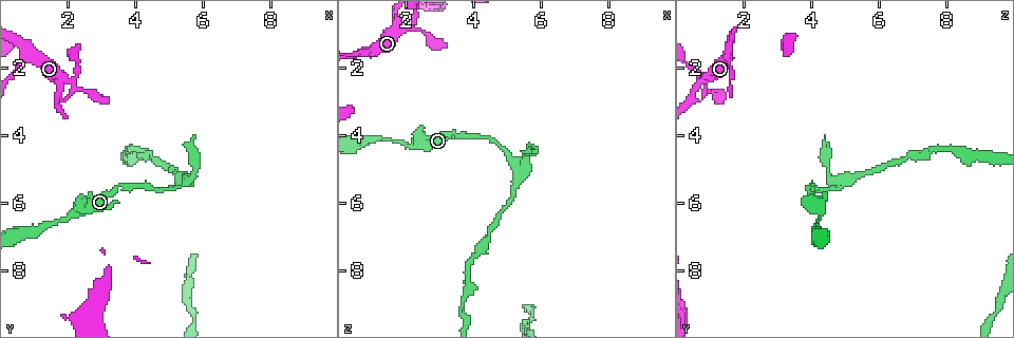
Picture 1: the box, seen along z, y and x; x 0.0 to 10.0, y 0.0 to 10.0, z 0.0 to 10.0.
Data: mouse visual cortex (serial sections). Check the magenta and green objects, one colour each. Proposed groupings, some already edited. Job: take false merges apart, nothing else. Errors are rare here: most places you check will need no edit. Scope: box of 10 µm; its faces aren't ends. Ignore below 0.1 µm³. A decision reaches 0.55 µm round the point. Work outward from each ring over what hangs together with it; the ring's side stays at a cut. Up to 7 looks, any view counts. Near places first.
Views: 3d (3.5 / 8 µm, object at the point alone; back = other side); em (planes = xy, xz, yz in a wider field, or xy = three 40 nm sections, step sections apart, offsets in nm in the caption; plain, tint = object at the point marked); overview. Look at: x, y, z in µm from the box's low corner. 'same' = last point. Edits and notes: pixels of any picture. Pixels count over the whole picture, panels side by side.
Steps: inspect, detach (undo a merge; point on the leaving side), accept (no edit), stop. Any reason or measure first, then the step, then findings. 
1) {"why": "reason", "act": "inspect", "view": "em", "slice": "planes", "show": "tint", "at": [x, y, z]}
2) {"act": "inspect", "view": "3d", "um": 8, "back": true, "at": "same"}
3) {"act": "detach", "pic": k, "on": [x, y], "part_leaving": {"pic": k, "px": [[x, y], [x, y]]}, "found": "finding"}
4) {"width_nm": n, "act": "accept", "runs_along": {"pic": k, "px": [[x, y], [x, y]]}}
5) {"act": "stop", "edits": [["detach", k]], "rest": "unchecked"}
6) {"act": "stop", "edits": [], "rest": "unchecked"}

{"why": "a fork", "act": "inspect", "view": "3d", "um": 3.5, "at": [5.40, 5.45, 5.00]}

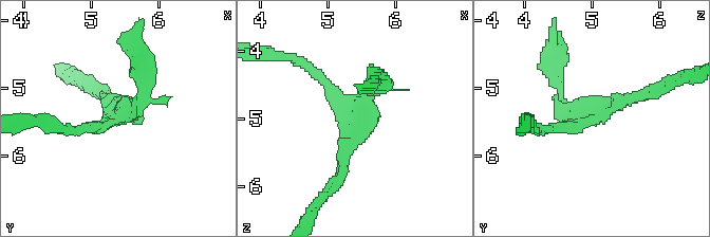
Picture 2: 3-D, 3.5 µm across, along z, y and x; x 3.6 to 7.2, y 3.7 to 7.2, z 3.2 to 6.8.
{"act": "inspect", "view": "em", "slice": "xy", "step": 2, "show": "tint", "at": [5.45, 5.45, 5.00]}

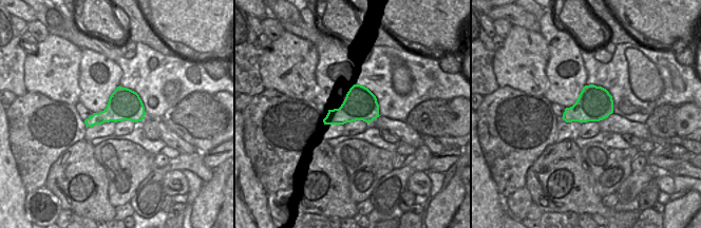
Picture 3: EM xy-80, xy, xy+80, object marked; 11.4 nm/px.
{"act": "accept", "runs_along": {"pic": 2, "px": [[305, 68], [361, 122], [341, 170]]}, "found": "all the same cell"}

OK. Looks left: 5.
{"why": "narrows sharply", "act": "inspect", "view": "3d", "um": 3.5, "at": [1.70, 6.60, 4.15]}

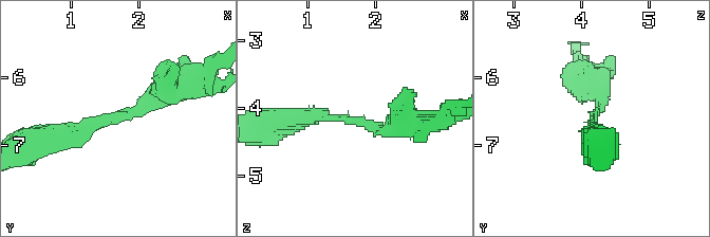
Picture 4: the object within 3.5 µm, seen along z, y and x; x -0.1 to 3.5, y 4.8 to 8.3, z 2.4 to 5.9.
{"arm_widths_nm": [250, 400], "why": "need the tissue", "act": "inspect", "view": "em", "slice": "xy", "step": 2, "show": "tint", "at": [1.75, 6.55, 4.15]}

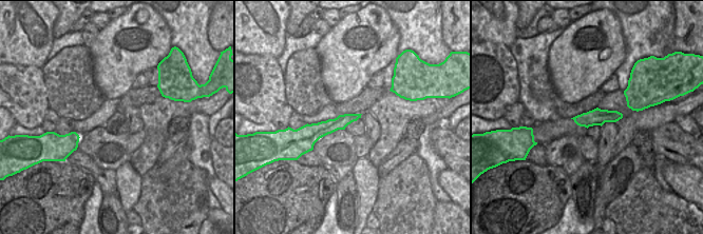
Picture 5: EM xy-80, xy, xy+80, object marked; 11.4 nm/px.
{"why": "another direction", "act": "inspect", "view": "em", "slice": "planes", "show": "tint", "at": "same"}

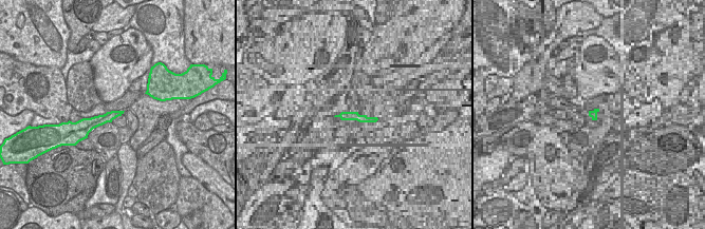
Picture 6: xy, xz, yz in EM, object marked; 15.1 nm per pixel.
{"act": "accept", "runs_along": {"pic": 6, "px": [[118, 113], [99, 120], [85, 121]]}, "found": "one cell here"}

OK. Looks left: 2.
{"act": "inspect", "view": "3d", "um": 3.5, "at": [0.70, 1.40, 1.50]}

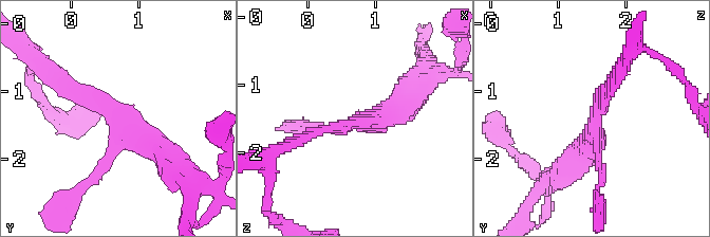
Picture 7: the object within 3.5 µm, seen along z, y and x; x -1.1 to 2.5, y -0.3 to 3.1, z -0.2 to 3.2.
{"arm_widths_nm": [100, 150, 400], "act": "accept", "runs_along": {"pic": 7, "px": [[169, 161], [72, 77]]}, "found": "one cell here"}

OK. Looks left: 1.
{"act": "stop", "edits": [], "rest": "unchecked"}

